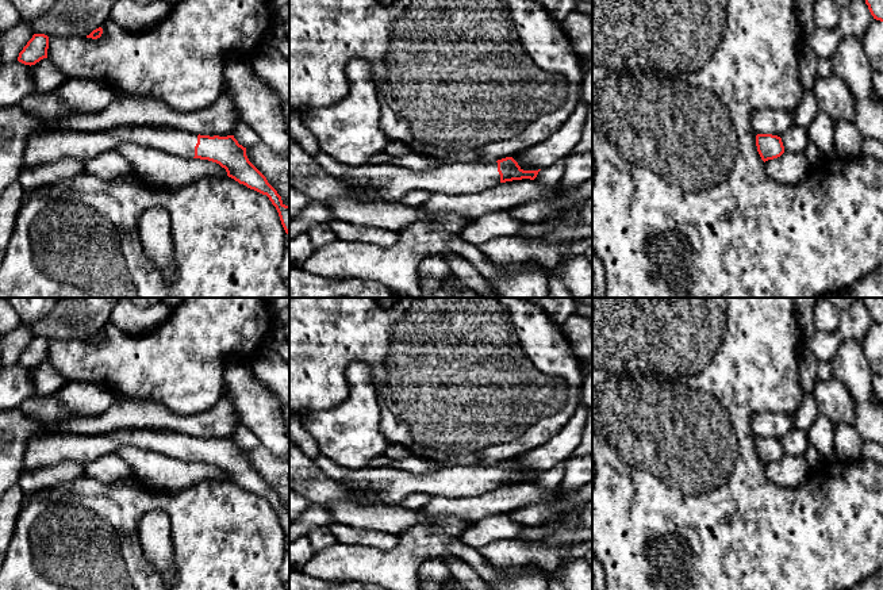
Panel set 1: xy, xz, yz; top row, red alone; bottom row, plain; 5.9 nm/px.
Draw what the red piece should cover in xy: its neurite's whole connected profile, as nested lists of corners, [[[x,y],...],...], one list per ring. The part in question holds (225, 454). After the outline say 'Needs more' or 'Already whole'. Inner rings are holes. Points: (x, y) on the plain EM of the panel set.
[[[120,429],[101,434],[39,433],[26,445],[24,470],[38,470],[66,460],[85,466],[124,445],[219,467],[229,480],[269,501],[289,539],[289,509],[283,506],[266,480],[249,464],[246,451],[234,438],[197,438],[173,430],[151,429]]]. Needs more

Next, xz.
[[[323,455],[314,461],[331,479],[354,490],[372,493],[379,503],[387,506],[400,506],[411,494],[477,498],[500,486],[534,483],[541,474],[523,474],[512,460],[496,466],[438,467],[427,475],[418,475],[398,467],[346,470]]]. Needs more

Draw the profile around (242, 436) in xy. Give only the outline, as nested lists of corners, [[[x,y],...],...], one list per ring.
[[[243,425],[235,429],[233,438],[243,451],[254,449],[261,445],[258,438]]]

